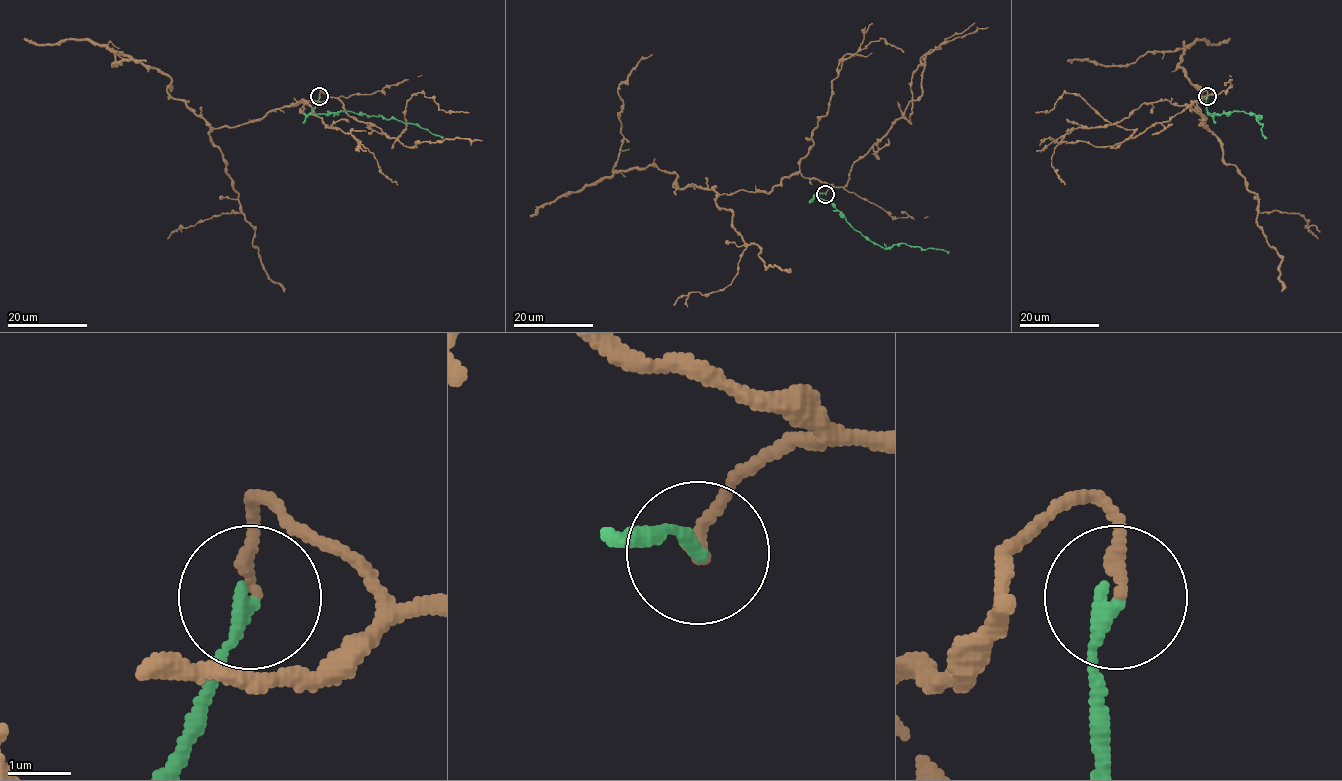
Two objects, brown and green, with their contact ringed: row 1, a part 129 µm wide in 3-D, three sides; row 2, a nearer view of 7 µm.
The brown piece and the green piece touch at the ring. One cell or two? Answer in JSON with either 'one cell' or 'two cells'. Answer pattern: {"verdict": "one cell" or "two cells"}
{"verdict": "two cells"}

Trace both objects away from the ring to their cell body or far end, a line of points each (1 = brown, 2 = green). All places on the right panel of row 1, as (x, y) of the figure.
1: (1207, 96), (1186, 105), (1207, 128), (1201, 93), (1179, 65), (1185, 49), (1117, 65), (1067, 61)
2: (1207, 96), (1206, 108), (1210, 113), (1243, 111), (1262, 116), (1256, 119), (1267, 138)

